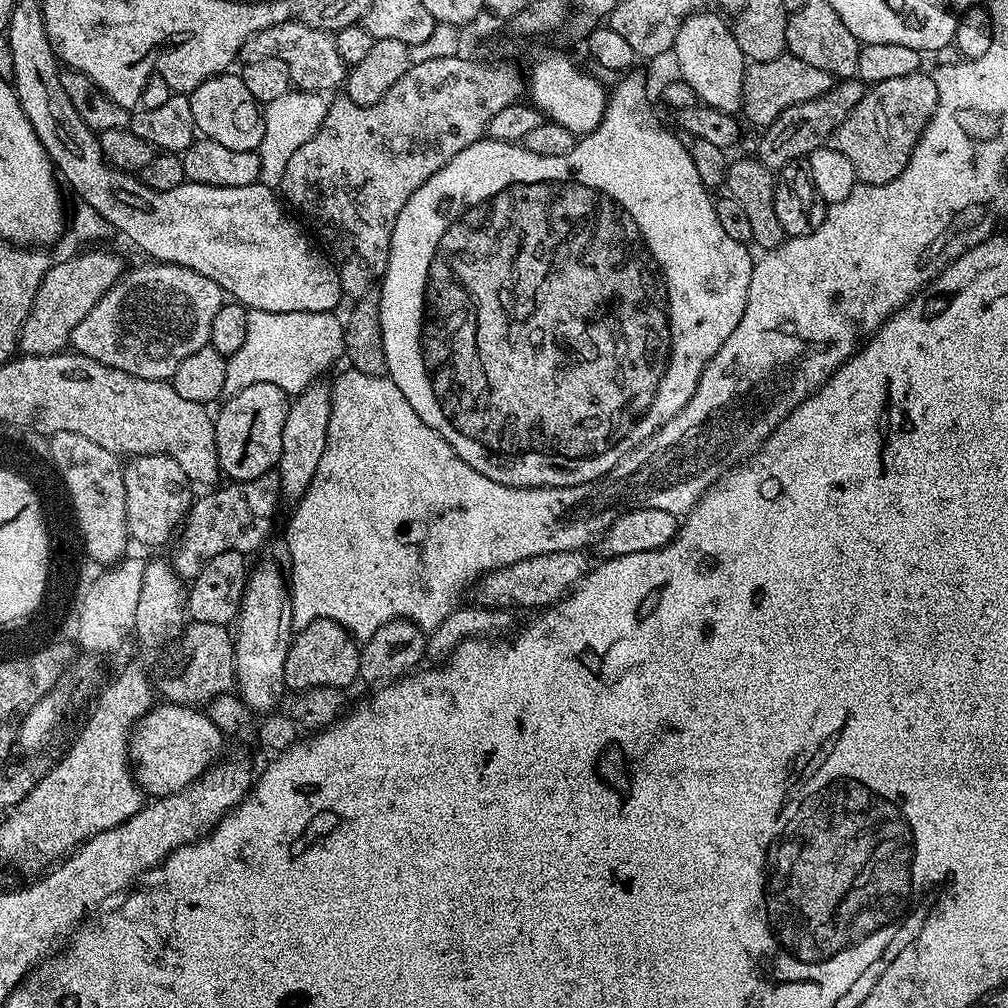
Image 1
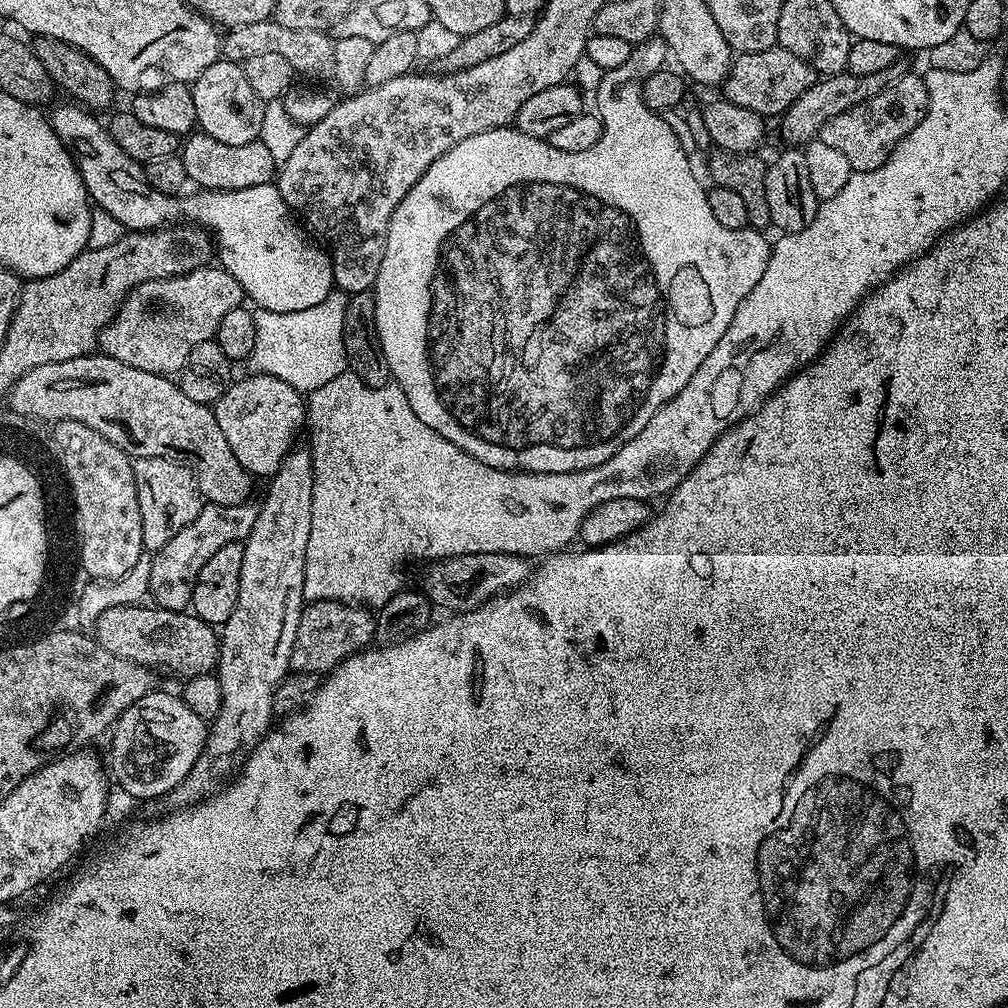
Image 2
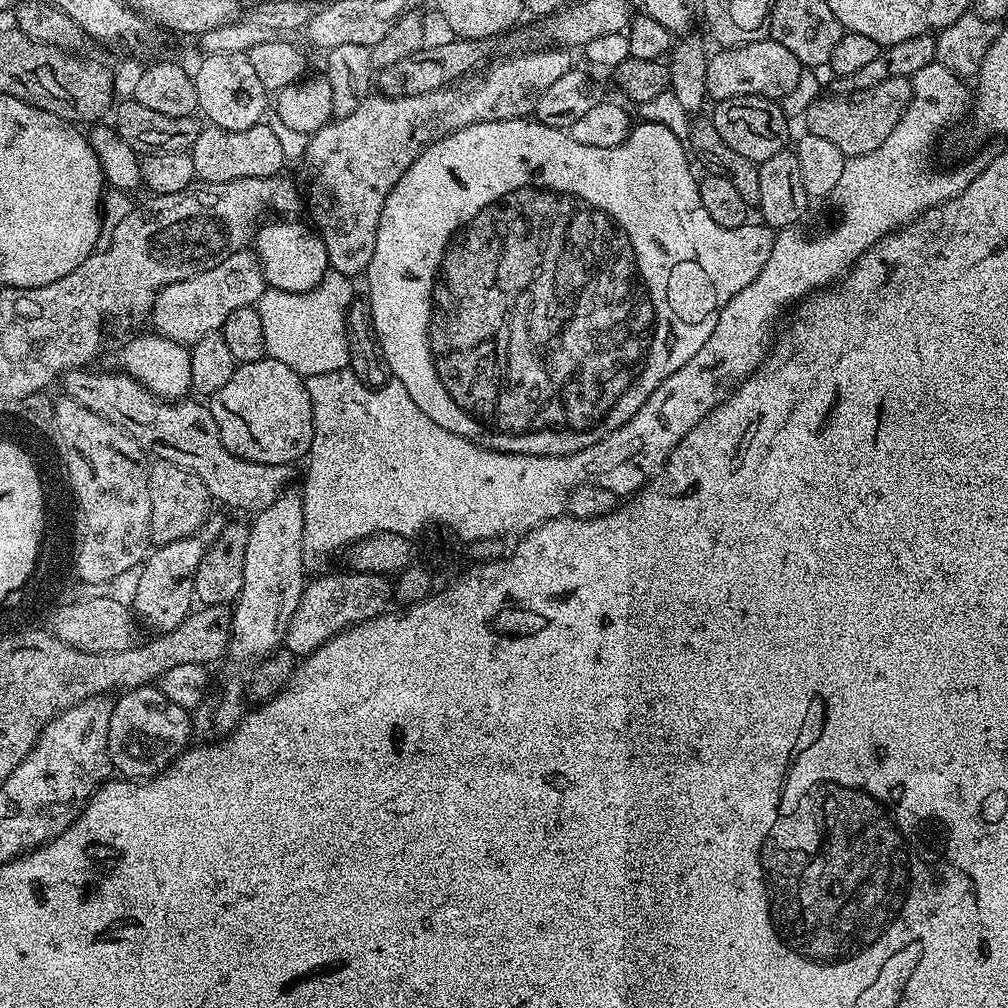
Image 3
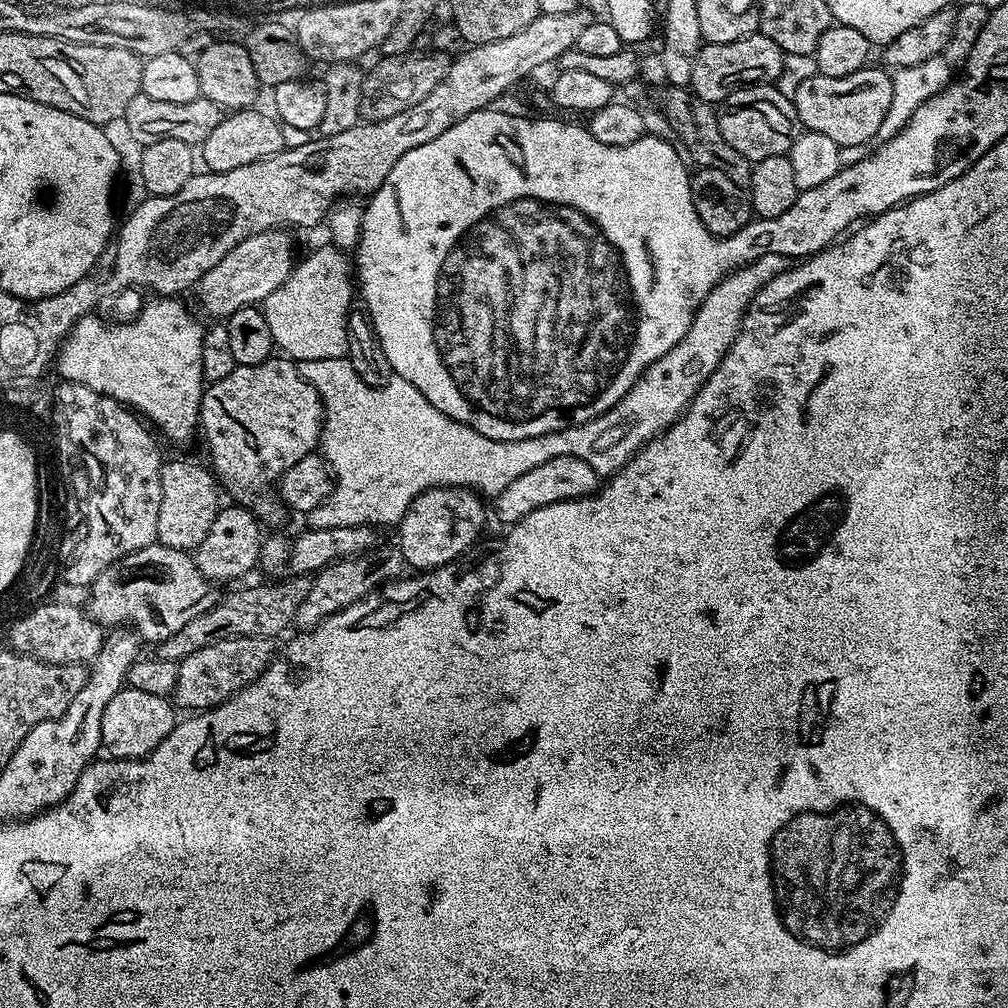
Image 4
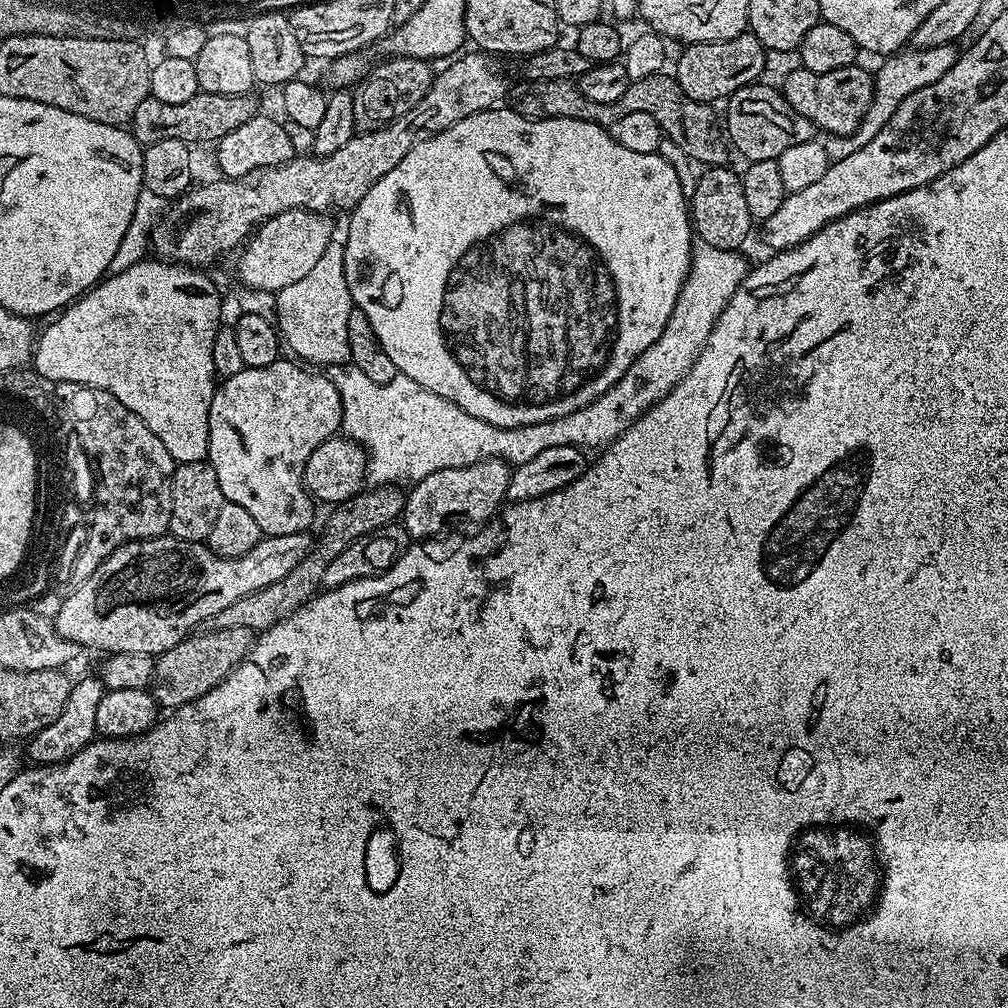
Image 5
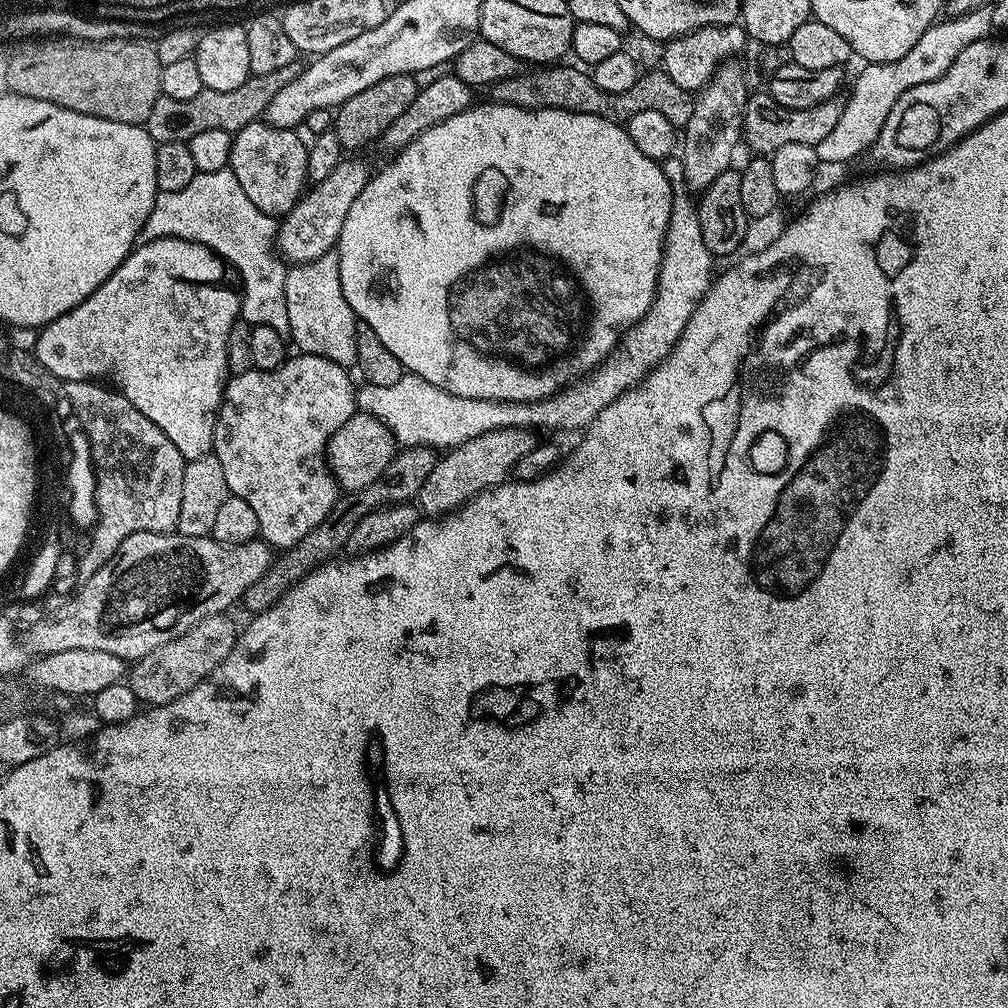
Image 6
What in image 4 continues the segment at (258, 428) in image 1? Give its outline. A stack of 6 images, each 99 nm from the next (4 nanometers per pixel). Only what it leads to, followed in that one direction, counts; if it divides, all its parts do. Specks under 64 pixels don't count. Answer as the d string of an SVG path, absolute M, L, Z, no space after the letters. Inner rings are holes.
M273 358L258 366L237 366L233 372L226 374L226 378L222 378L222 382L208 384L200 403L199 427L202 436L204 432L208 452L212 455L211 467L223 491L227 495L229 492L237 505L252 511L265 525L276 524L283 518L286 508L273 493L273 497L268 493L268 487L271 484L273 487L286 470L294 466L294 462L302 462L302 458L313 455L319 449L324 429L324 403L315 386L298 374L291 359Z

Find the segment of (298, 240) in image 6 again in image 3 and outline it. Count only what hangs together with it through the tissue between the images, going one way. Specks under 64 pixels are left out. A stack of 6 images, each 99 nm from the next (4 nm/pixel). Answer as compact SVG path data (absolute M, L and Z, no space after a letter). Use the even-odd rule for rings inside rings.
M241 250L230 254L230 258L218 262L218 266L210 266L210 270L194 274L194 278L186 278L163 288L150 309L152 324L156 327L153 328L155 335L173 340L176 344L191 346L212 332L220 332L226 318L234 314L234 310L253 307L266 290L266 283L259 262L250 253Z

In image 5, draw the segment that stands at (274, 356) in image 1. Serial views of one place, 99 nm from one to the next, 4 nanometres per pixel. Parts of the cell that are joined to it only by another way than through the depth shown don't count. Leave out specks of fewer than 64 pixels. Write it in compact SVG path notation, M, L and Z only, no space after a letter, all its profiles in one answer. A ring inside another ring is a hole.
M343 243L326 246L322 258L301 278L275 293L276 314L274 323L293 357L312 366L347 364L351 361L348 323L354 307L350 286L346 286L346 262Z

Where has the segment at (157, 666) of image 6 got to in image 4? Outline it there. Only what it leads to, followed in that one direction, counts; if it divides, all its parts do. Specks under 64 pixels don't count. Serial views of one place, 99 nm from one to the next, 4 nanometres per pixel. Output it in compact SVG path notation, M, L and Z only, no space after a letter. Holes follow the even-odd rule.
M235 636L219 640L202 650L194 650L185 660L179 661L178 682L174 693L177 709L207 710L217 708L223 700L230 699L235 692L254 682L273 663L273 641L267 636Z

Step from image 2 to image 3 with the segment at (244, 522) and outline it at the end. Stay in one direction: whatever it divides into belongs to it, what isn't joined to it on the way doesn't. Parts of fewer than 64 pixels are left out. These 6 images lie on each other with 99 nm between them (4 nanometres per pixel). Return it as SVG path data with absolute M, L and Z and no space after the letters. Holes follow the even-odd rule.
M200 534L187 536L178 542L153 547L144 563L140 565L136 593L133 594L132 600L130 599L130 604L137 617L145 616L146 624L152 628L151 631L169 632L176 629L193 611L194 596L190 589L193 587L204 551L209 546L209 541L203 540L202 537Z

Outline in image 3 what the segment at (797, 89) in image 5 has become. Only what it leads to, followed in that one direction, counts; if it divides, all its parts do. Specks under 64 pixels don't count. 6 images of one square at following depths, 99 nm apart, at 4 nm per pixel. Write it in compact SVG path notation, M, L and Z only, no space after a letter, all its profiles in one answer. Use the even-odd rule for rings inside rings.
M895 76L886 82L878 82L878 86L870 90L827 95L809 106L804 116L804 124L808 127L805 129L811 135L826 138L826 142L834 142L845 158L861 156L870 154L870 150L878 150L878 146L886 142L890 130L898 126L906 106L912 101L912 81L907 76Z

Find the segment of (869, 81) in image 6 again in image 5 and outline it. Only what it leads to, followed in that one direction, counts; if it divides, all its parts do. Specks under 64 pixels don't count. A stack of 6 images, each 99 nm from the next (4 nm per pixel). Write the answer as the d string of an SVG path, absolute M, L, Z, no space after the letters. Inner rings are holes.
M946 44L933 48L901 50L891 58L885 59L888 61L880 69L875 69L876 92L872 95L872 101L858 130L854 130L854 134L849 136L829 135L823 141L829 161L846 158L846 154L854 154L854 150L866 146L866 142L870 142L870 138L874 138L874 134L878 134L878 130L882 130L882 126L886 126L886 122L890 122L890 118L896 113L900 103L910 94L914 94L914 90L918 90L922 86L930 86L930 82L938 82L938 78L942 78L942 74L946 74L946 70L950 70L950 66L954 66L957 55L957 49L953 45Z

